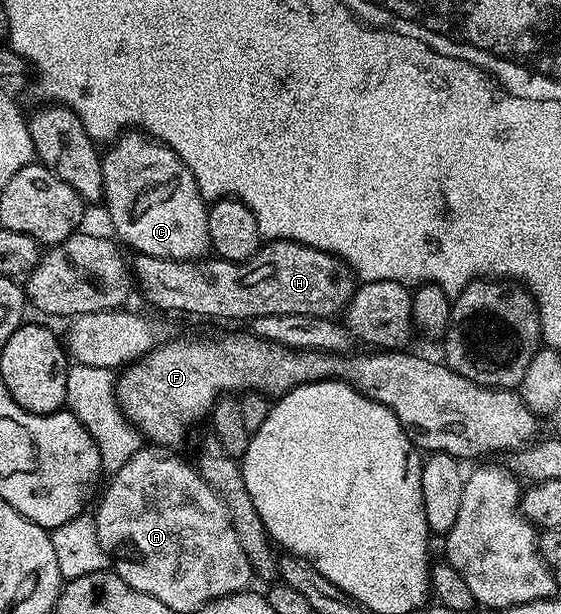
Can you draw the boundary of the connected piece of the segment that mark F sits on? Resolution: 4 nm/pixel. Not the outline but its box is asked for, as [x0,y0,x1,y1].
[114,332,539,459]

